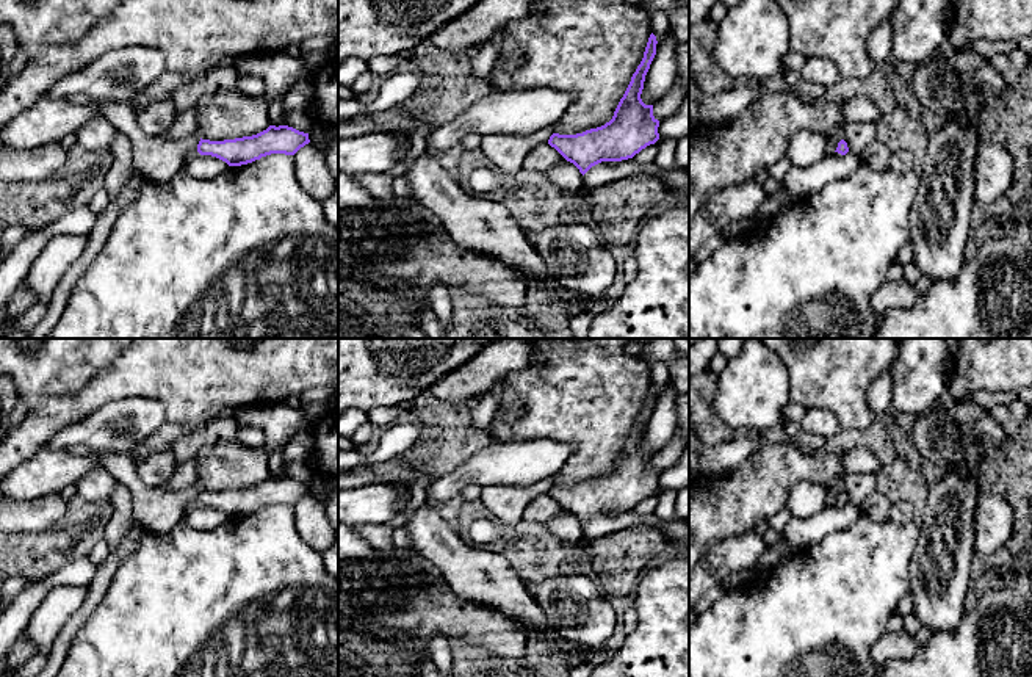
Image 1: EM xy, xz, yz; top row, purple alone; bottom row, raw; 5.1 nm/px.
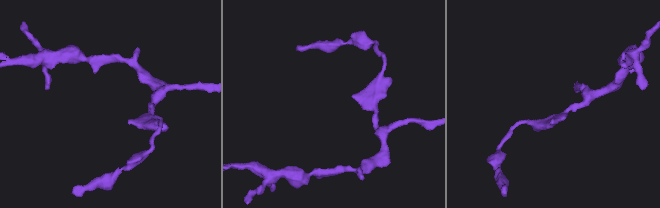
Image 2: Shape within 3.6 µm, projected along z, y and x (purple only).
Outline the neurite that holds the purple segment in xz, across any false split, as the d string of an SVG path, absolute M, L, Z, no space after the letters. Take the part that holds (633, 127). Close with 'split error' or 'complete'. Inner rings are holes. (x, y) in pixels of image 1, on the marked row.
M651 33L644 58L609 122L576 135L553 133L550 136L548 144L573 163L583 176L601 161L633 158L659 139L659 121L653 116L653 105L645 105L640 99L645 75L656 55L656 44L656 36Z; complete

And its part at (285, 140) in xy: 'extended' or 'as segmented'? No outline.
as segmented

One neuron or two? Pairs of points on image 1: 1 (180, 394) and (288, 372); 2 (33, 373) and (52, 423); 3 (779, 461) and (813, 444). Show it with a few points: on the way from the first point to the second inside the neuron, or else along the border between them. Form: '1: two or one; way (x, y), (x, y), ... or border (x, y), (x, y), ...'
1: one; way (207, 372), (262, 372)
2: two; border (79, 392), (50, 397), (36, 411), (27, 414)
3: two; border (793, 442), (805, 452), (824, 450)

